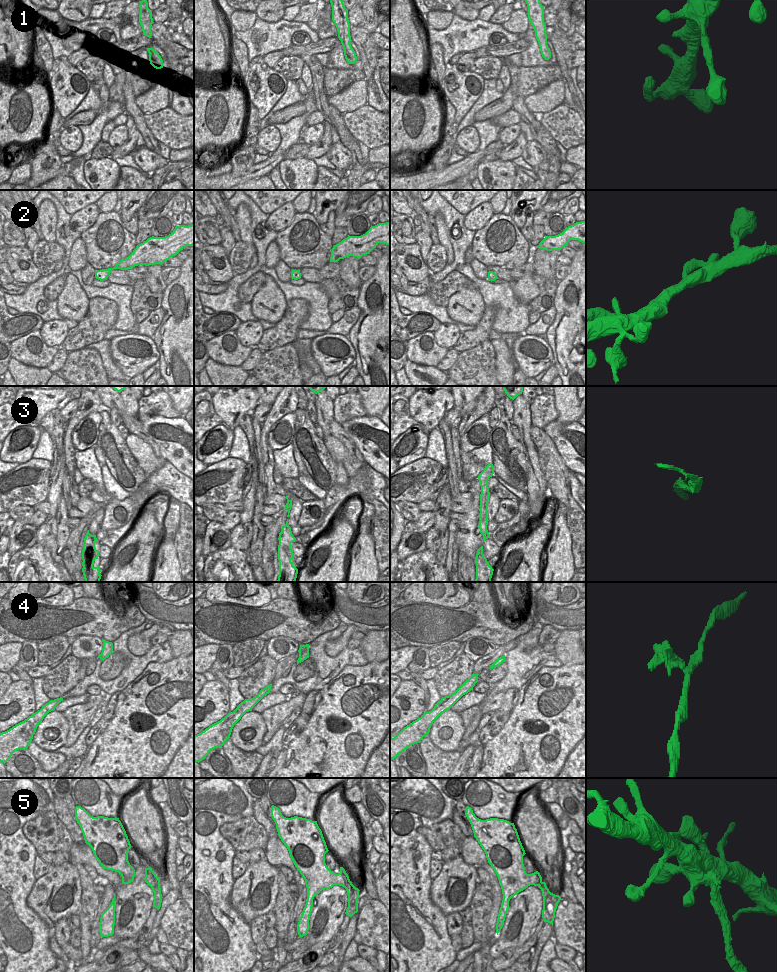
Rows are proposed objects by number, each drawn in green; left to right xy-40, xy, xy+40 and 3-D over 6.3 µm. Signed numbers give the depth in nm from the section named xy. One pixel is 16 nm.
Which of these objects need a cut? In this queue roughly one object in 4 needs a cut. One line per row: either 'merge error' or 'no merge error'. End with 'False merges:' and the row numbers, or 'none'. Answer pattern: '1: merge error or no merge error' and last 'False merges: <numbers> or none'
1: no merge error
2: no merge error
3: no merge error
4: merge error
5: merge error
False merges: 4, 5

